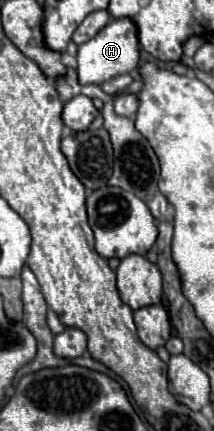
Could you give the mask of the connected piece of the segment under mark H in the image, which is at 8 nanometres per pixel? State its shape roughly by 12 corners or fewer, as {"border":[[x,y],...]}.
{"border":[[112,19],[78,47],[82,85],[140,65],[138,27]]}

